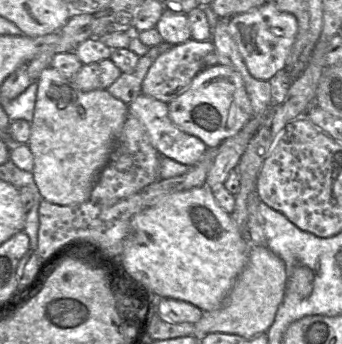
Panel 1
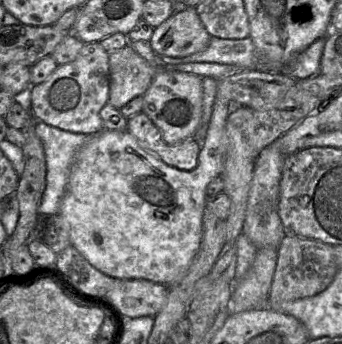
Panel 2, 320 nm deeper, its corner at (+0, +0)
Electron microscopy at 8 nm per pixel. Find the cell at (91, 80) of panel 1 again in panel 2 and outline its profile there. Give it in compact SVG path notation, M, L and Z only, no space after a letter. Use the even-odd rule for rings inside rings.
M100 42L85 43L71 62L58 65L43 82L29 87L28 108L44 123L73 133L101 131L100 111L109 99L109 53Z

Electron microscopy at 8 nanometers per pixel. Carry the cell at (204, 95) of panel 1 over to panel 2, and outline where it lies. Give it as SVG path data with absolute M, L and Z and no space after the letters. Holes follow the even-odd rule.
M135 41L130 44L156 69L156 75L143 95L142 111L158 127L166 143L176 144L193 138L202 114L202 77L165 69L165 62L153 51L148 41Z

